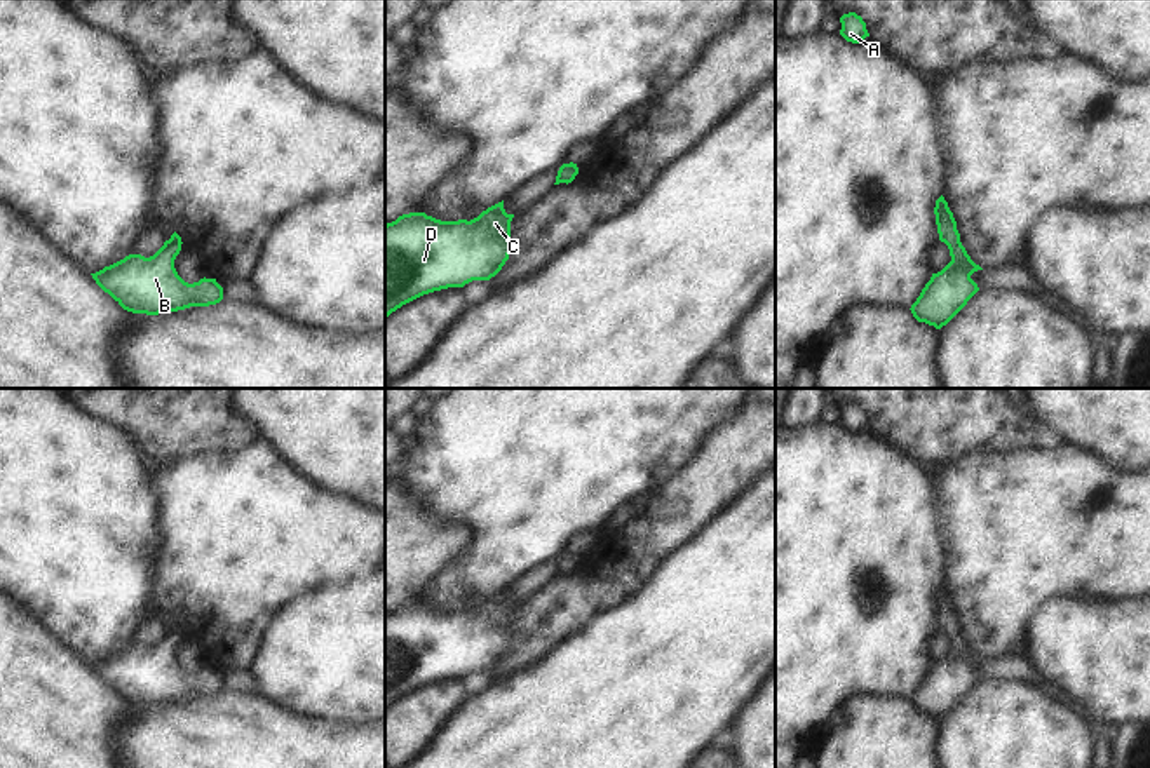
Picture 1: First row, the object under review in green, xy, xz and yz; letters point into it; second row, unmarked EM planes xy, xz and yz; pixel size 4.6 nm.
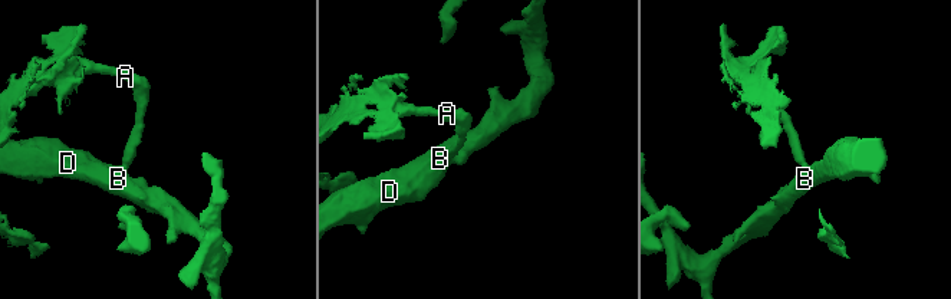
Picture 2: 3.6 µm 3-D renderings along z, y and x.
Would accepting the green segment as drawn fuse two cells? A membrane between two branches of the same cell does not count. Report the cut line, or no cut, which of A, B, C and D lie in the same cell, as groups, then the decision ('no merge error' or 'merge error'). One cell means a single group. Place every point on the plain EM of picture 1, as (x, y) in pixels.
no cut | A B C D | no merge error

